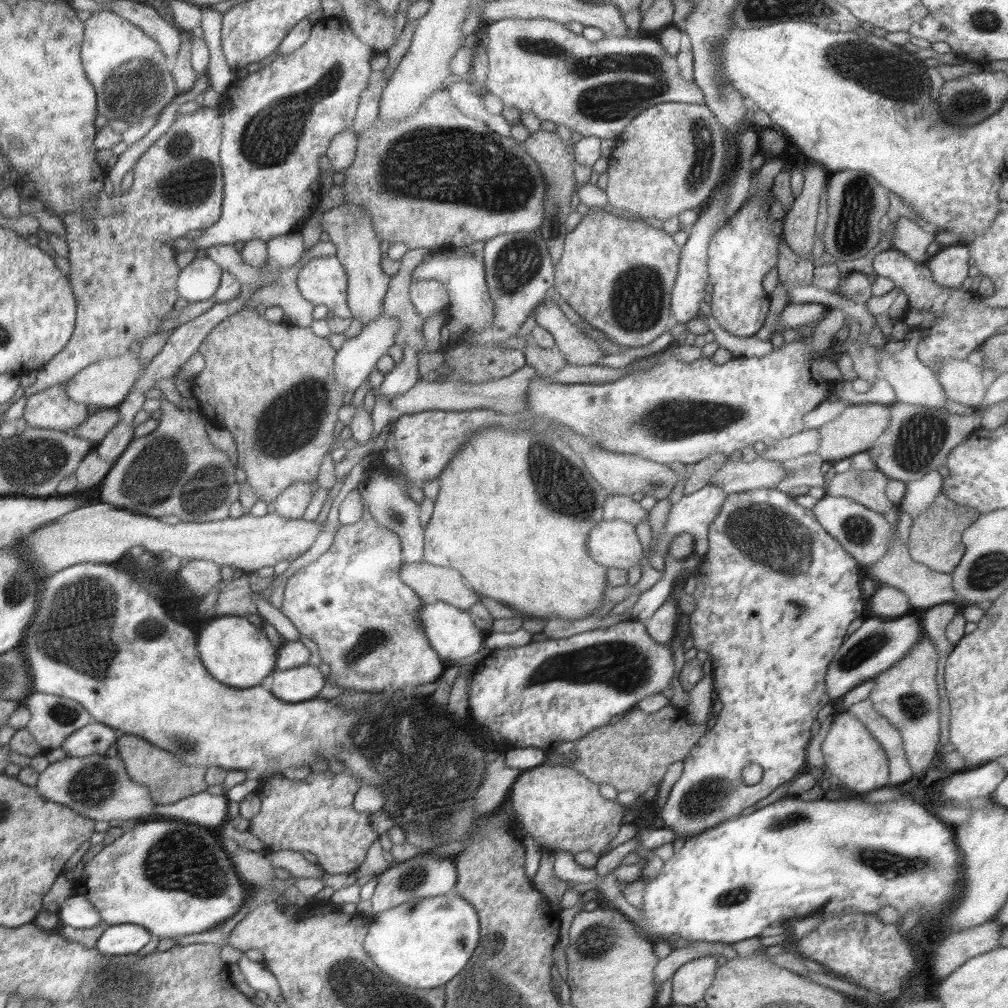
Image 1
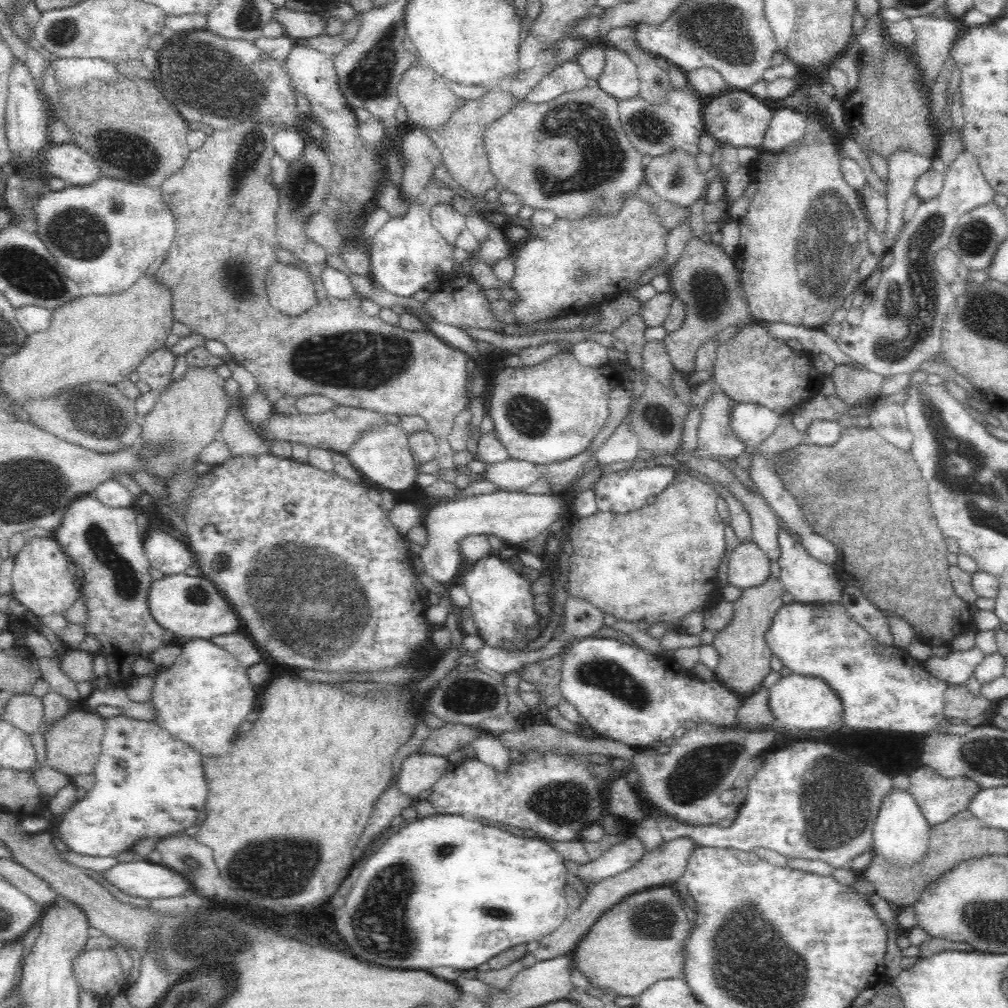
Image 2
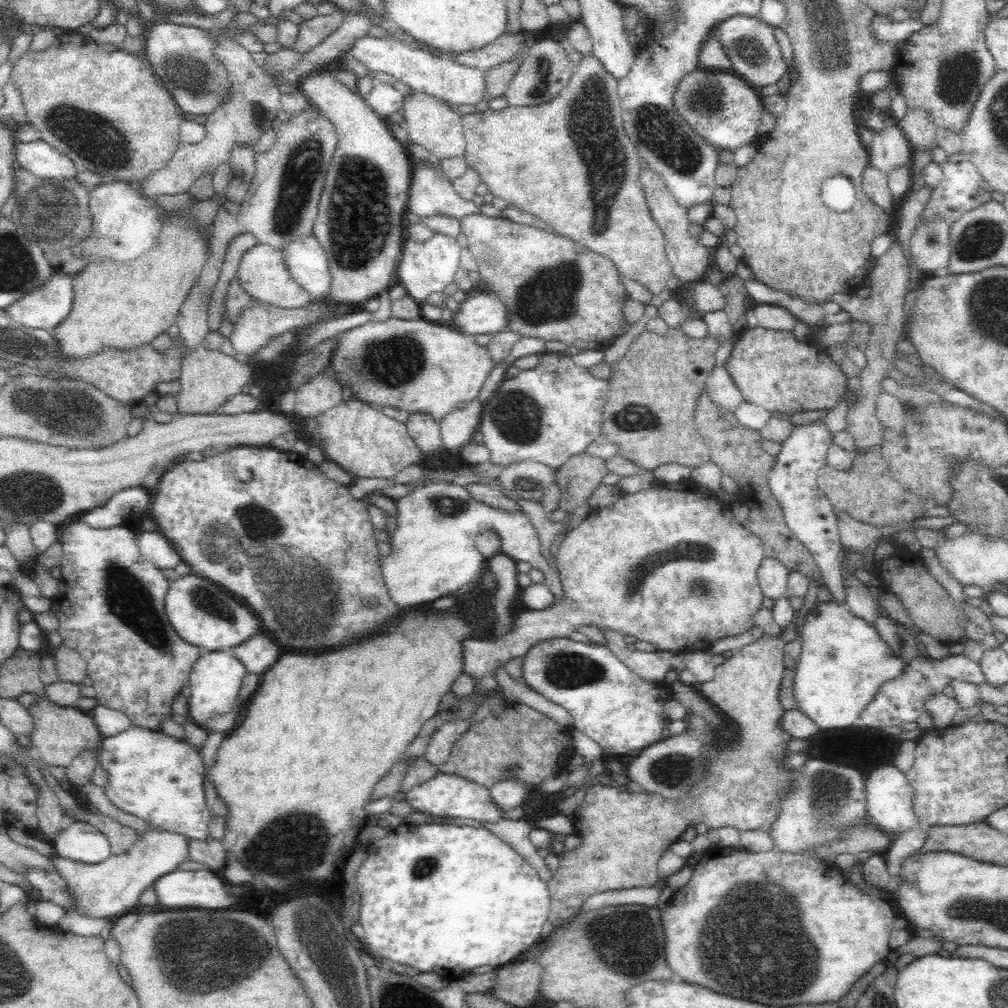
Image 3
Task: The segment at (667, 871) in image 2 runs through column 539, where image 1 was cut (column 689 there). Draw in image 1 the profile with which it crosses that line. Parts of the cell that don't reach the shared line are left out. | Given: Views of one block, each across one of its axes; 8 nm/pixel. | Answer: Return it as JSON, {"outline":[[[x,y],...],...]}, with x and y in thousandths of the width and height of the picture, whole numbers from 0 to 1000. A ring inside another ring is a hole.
{"outline":[[[683,934],[686,938],[681,940],[670,940],[663,948],[655,951],[650,959],[650,975],[653,983],[656,982],[656,976],[665,972],[673,960],[679,956],[697,948],[697,946],[708,945],[713,948],[719,948],[721,951],[730,950],[730,941],[726,937],[716,935],[695,935]]]}

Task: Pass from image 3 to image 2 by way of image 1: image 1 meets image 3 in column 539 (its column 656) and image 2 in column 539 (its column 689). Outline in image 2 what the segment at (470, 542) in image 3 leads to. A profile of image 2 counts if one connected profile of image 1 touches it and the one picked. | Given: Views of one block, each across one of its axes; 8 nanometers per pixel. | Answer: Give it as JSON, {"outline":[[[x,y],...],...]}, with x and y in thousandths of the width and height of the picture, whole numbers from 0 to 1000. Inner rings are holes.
{"outline":[[[494,487],[488,490],[476,490],[476,492],[460,492],[460,494],[448,493],[445,496],[426,495],[425,503],[423,504],[423,512],[418,518],[423,526],[423,541],[419,543],[416,554],[419,555],[423,568],[429,571],[438,579],[448,577],[460,557],[458,549],[456,549],[456,536],[462,534],[466,530],[478,530],[480,532],[494,532],[503,542],[518,544],[518,541],[523,536],[532,534],[534,530],[544,527],[544,523],[552,516],[559,514],[559,505],[561,498],[563,496],[562,490],[548,492],[548,490],[538,491],[520,491],[520,489],[510,487]]]}

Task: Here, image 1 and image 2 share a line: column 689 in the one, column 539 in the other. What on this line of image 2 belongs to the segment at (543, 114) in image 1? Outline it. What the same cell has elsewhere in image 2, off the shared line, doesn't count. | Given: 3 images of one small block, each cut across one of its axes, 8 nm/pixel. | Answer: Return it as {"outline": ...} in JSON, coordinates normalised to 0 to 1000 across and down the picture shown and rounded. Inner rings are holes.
{"outline":[[[571,60],[562,61],[545,71],[541,77],[538,77],[534,84],[526,89],[522,98],[515,100],[536,103],[537,101],[550,99],[558,93],[577,89],[579,85],[584,83],[586,83],[586,80],[580,75],[575,63]]]}

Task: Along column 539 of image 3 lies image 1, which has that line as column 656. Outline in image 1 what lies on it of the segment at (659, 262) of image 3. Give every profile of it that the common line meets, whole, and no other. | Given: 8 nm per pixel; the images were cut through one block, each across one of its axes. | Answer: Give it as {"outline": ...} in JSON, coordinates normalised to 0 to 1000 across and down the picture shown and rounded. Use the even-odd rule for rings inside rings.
{"outline":[[[655,101],[630,115],[612,136],[611,149],[603,161],[603,182],[600,191],[604,204],[627,212],[627,216],[652,216],[660,220],[676,210],[700,201],[715,179],[720,155],[720,133],[700,103]]]}

